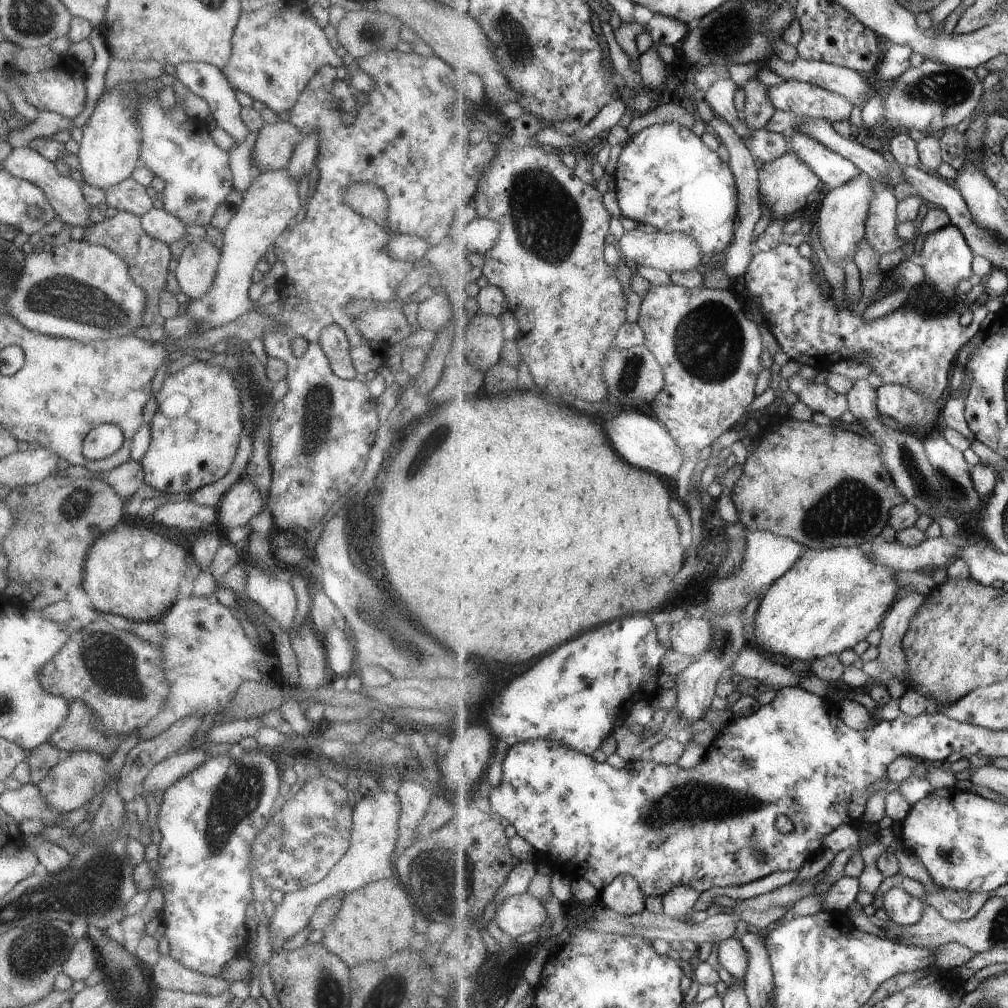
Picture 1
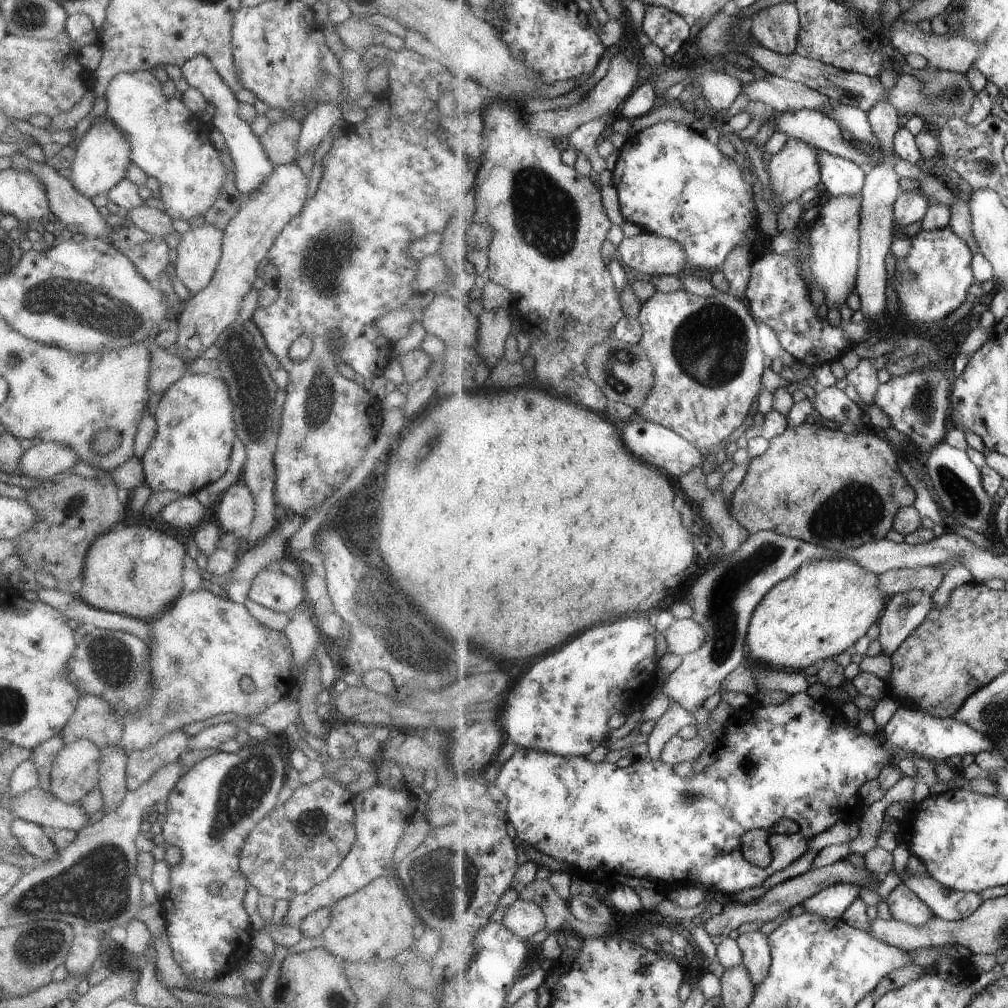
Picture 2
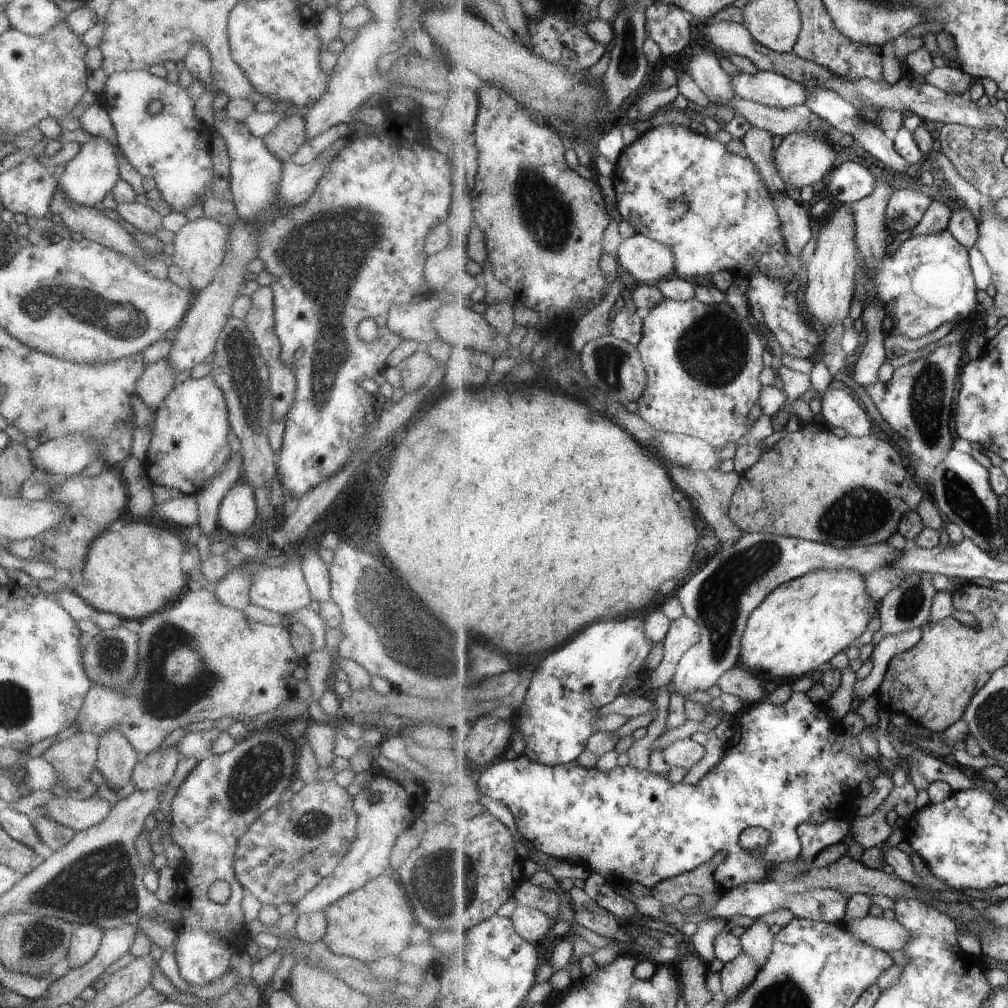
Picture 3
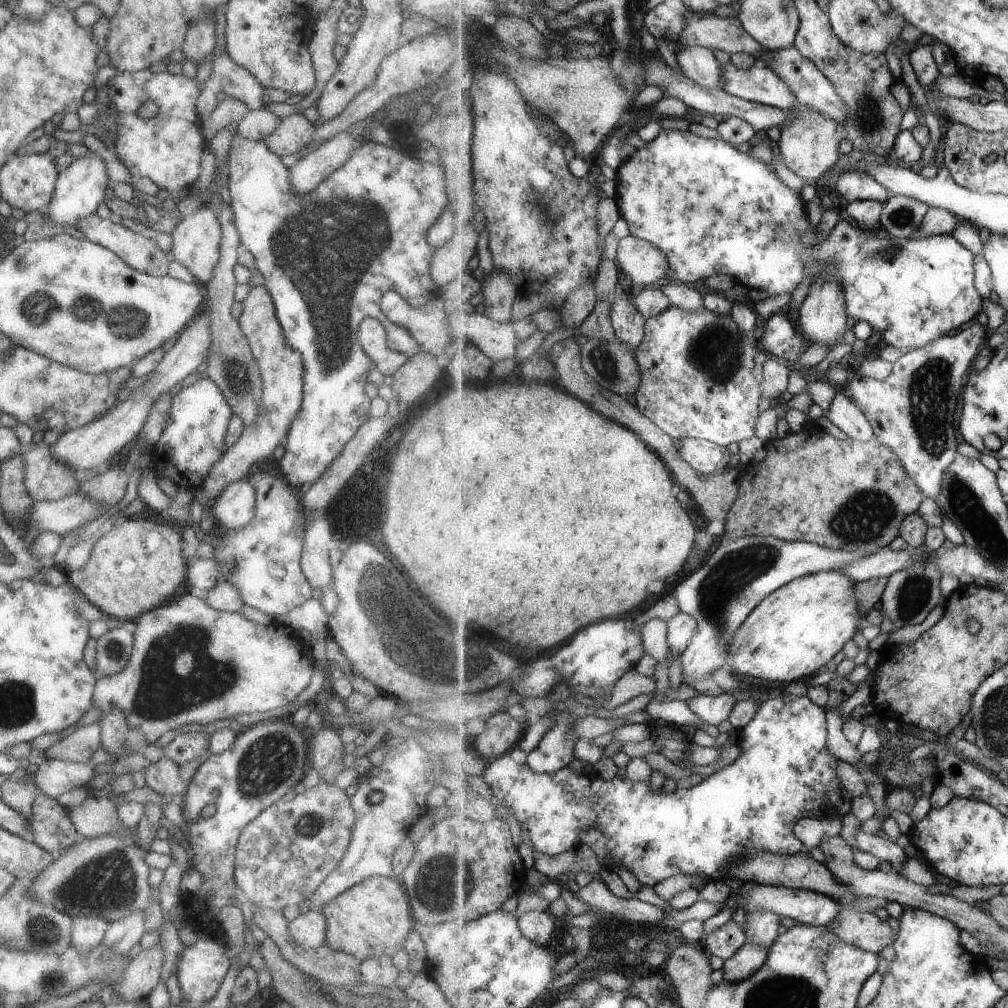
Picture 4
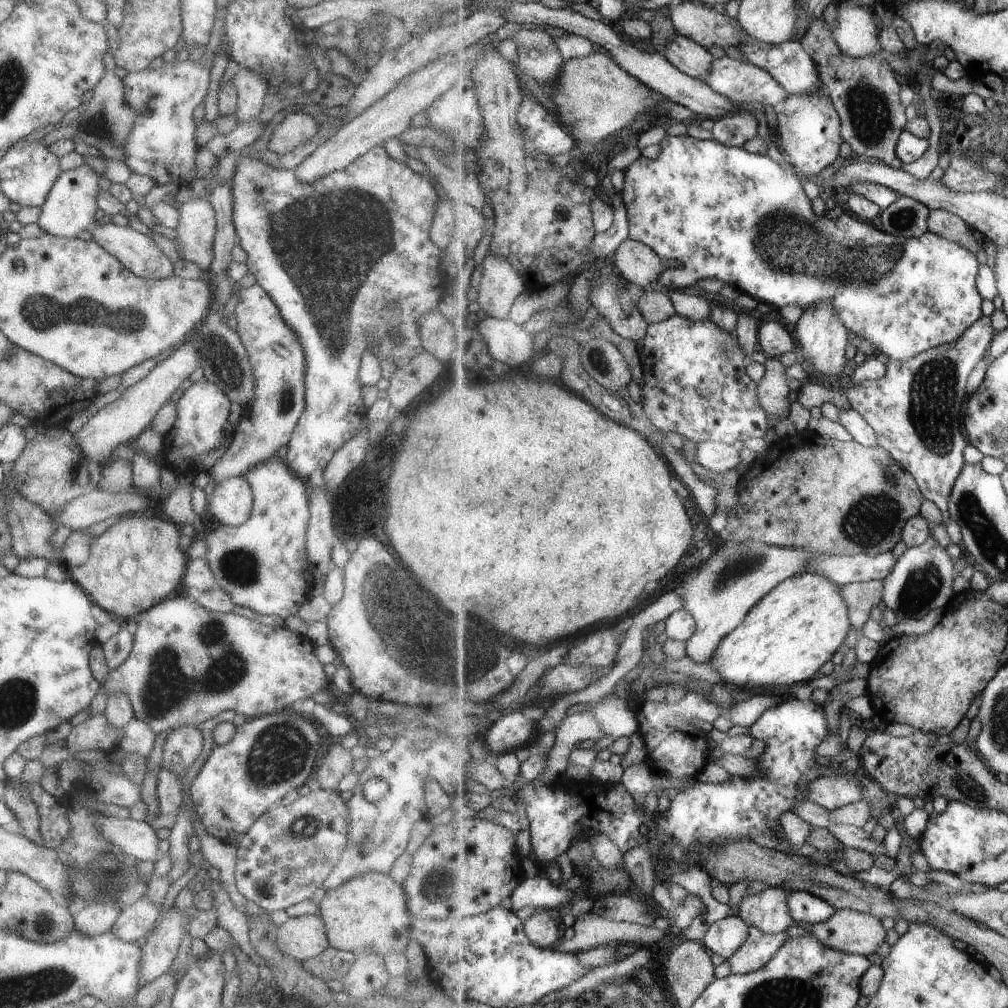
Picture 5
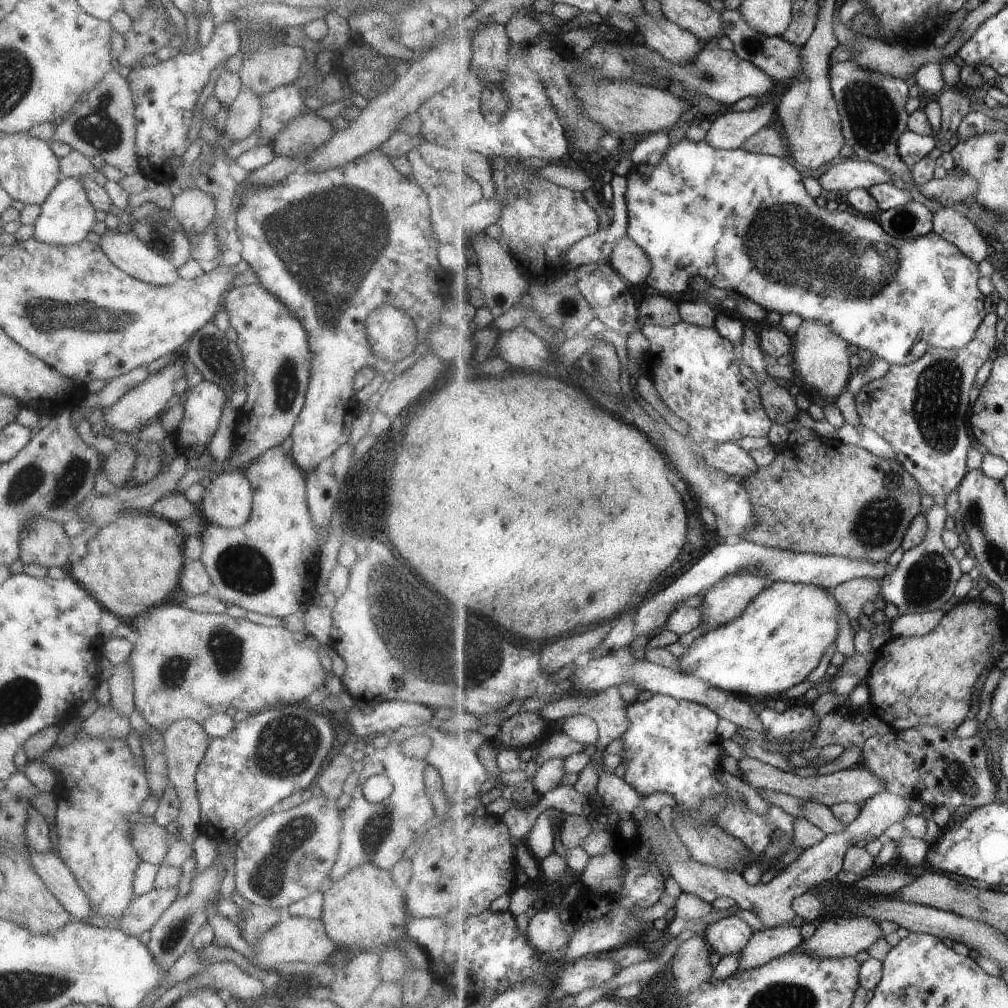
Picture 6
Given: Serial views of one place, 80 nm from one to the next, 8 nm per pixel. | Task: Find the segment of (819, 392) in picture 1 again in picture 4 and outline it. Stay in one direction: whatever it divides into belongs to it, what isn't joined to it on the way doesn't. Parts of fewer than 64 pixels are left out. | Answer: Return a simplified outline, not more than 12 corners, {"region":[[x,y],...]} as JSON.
{"region":[[846,391],[825,417],[852,439],[875,437],[874,426]]}

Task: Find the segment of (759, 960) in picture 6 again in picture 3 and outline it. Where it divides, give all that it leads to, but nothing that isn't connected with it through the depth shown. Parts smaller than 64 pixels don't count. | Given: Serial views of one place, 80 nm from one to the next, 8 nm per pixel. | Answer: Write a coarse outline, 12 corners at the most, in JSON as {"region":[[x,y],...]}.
{"region":[[747,952],[724,964],[723,997],[753,984],[759,962]]}

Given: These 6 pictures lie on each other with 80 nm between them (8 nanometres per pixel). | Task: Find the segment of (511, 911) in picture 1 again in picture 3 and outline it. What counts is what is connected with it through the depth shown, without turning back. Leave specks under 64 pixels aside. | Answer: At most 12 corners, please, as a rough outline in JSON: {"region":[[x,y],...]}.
{"region":[[517,905],[517,933],[535,945],[548,940],[554,926],[545,912]]}

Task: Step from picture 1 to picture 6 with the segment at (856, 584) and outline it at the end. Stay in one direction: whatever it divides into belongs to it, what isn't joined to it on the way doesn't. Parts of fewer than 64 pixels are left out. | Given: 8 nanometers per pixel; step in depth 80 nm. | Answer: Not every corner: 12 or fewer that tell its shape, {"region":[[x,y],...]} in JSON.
{"region":[[775,582],[679,672],[775,699],[839,638],[833,590]]}

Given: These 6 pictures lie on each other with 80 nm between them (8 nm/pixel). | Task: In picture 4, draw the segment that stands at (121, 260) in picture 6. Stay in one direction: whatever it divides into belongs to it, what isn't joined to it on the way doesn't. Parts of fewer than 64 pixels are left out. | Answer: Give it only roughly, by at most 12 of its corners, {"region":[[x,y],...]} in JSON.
{"region":[[95,213],[75,221],[83,239],[136,271],[167,274],[155,240]]}

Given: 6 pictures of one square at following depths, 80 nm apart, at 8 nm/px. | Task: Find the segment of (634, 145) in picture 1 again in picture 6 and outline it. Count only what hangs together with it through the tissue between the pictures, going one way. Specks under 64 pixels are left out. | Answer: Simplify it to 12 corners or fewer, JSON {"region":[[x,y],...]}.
{"region":[[685,138],[628,172],[645,283],[700,276],[889,365],[963,350],[978,263]]}

